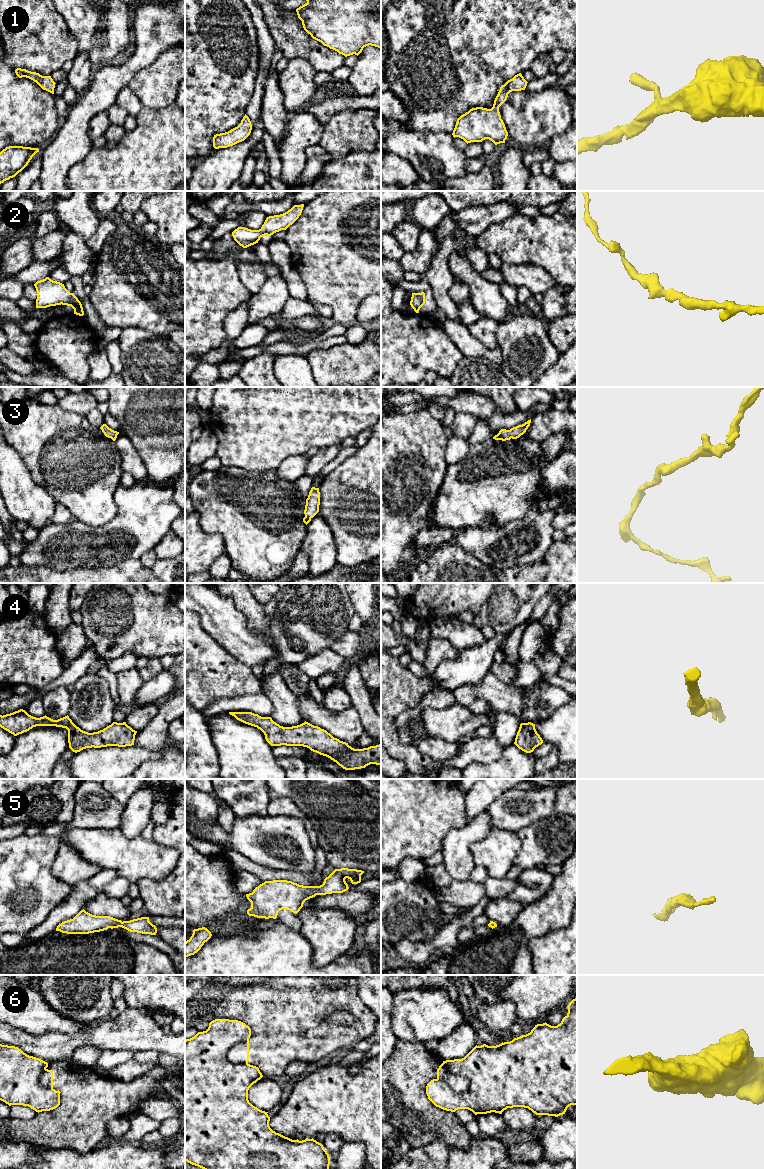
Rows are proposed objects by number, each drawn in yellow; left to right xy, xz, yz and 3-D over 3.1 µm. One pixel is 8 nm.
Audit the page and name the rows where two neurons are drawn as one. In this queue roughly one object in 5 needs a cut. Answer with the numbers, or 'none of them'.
6

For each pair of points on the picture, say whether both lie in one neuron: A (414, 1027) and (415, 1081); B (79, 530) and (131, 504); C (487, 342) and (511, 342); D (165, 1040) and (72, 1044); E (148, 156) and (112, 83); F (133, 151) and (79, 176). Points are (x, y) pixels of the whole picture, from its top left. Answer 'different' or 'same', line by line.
A: different
B: same
C: different
D: same
E: different
F: same

